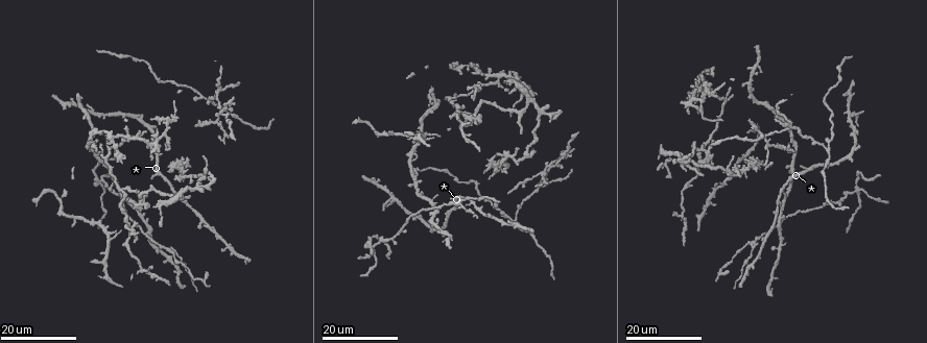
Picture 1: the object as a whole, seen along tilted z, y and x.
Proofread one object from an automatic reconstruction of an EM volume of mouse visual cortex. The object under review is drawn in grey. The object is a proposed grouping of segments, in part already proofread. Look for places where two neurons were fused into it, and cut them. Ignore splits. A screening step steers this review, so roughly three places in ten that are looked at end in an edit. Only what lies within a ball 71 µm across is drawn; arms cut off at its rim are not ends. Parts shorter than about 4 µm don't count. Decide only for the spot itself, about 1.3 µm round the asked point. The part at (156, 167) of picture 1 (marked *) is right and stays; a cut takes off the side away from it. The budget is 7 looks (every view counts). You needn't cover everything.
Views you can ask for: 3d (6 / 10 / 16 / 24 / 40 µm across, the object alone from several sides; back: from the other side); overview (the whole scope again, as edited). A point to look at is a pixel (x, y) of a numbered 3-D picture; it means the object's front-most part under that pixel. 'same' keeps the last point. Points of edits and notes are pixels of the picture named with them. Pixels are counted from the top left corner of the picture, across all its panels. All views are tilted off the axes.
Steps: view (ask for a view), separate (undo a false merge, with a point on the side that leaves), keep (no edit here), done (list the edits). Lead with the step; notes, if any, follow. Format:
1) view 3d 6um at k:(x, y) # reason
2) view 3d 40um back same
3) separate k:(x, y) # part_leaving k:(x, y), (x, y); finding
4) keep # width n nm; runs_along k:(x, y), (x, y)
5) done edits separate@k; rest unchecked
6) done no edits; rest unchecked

view 3d 16um at 1:(100, 180) # looks like a crossing

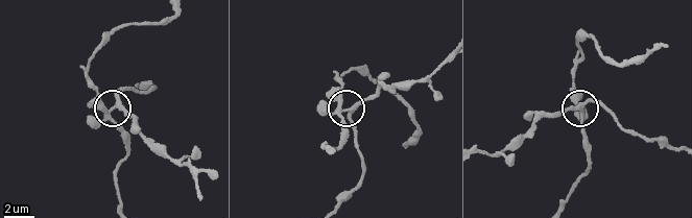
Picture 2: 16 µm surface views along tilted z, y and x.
view 3d 6um at 2:(338, 107) # closer look

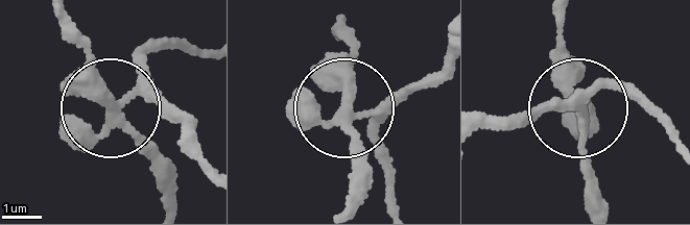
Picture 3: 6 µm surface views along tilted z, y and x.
separate 3:(81, 78) # side_arm 15 um; part_leaving 3:(580, 118), (565, 8); a second neuron is stuck on

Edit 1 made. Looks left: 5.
view overview

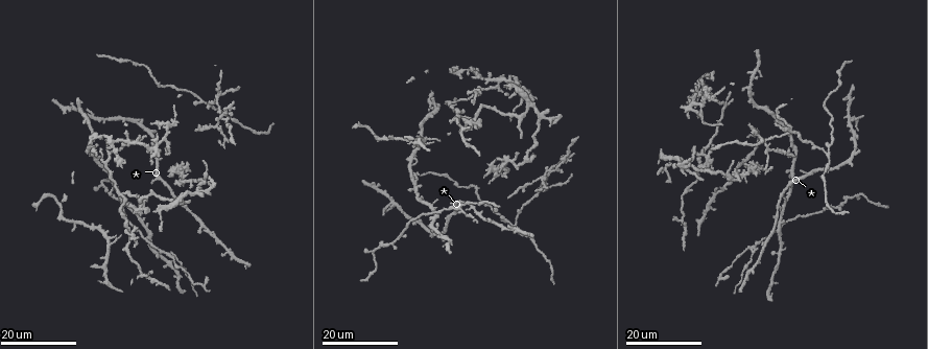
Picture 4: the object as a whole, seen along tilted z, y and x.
view 3d 24um at 4:(116, 201) # three-way junction

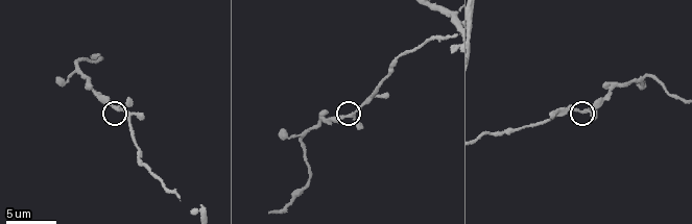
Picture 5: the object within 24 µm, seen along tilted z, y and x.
view 3d 6um at 5:(115, 106)

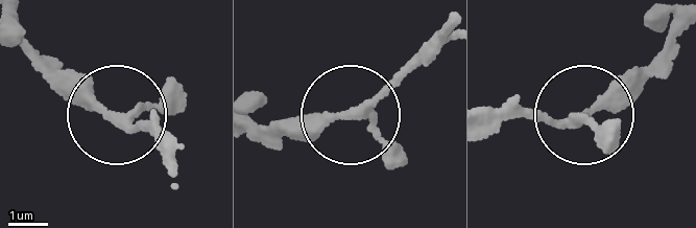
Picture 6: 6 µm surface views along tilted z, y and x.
keep # runs_along 6:(170, 165), (146, 133), (45, 81); one neuron here

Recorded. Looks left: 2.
view 3d 16um at 4:(828, 152) # two arms in line, one across

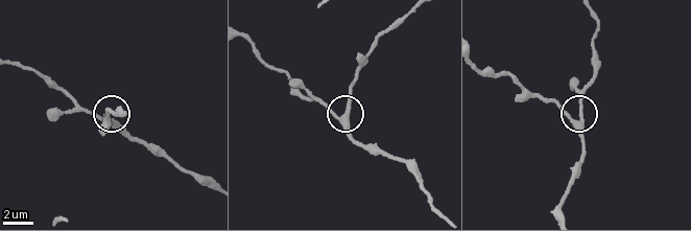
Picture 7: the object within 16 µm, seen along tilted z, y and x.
view 3d 10um at 7:(339, 118) # zoom in

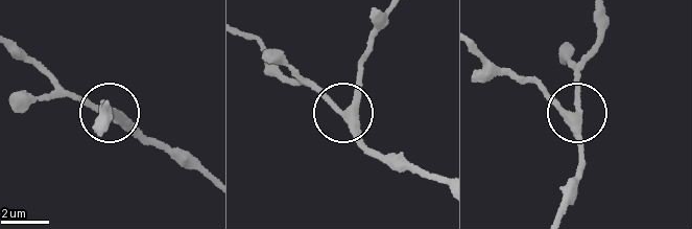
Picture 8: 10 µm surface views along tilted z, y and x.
keep # width 290 nm; runs_along 8:(477, 49), (575, 112), (580, 170); one neuron here

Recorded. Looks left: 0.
done edits separate@3; rest unchecked

